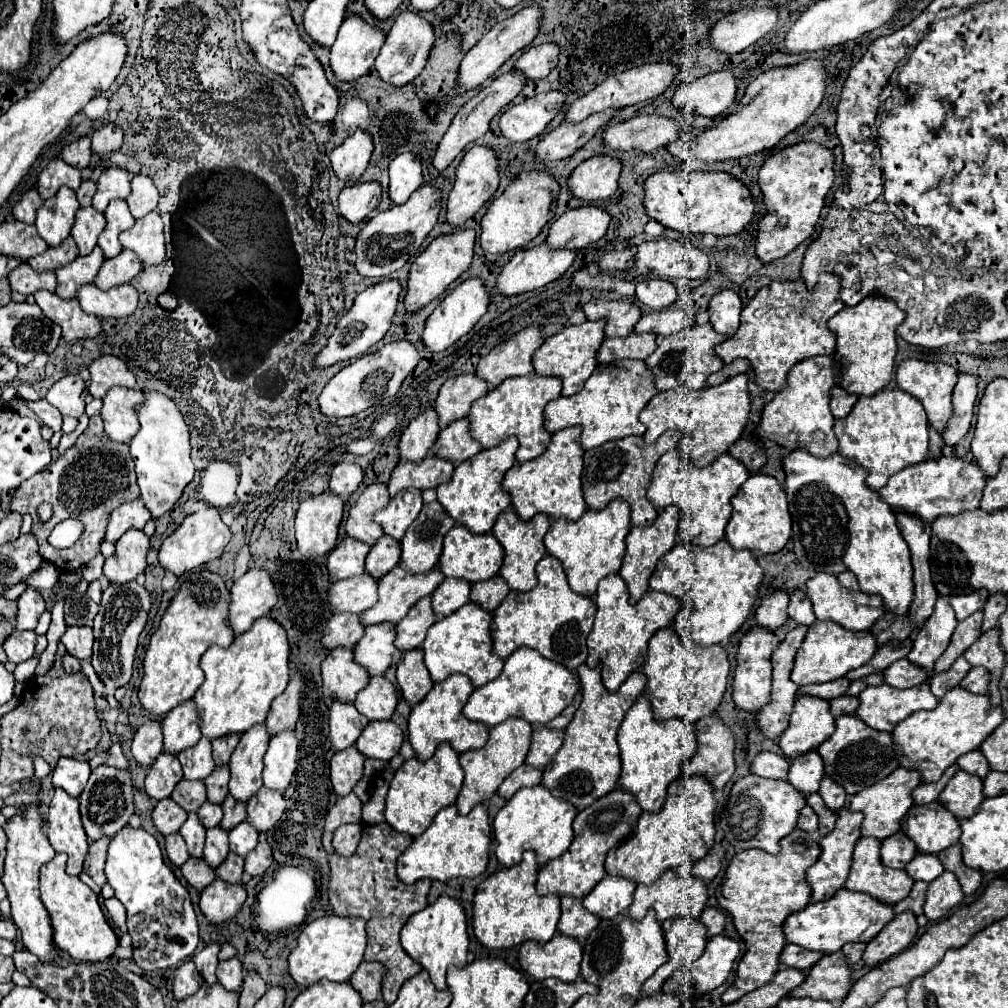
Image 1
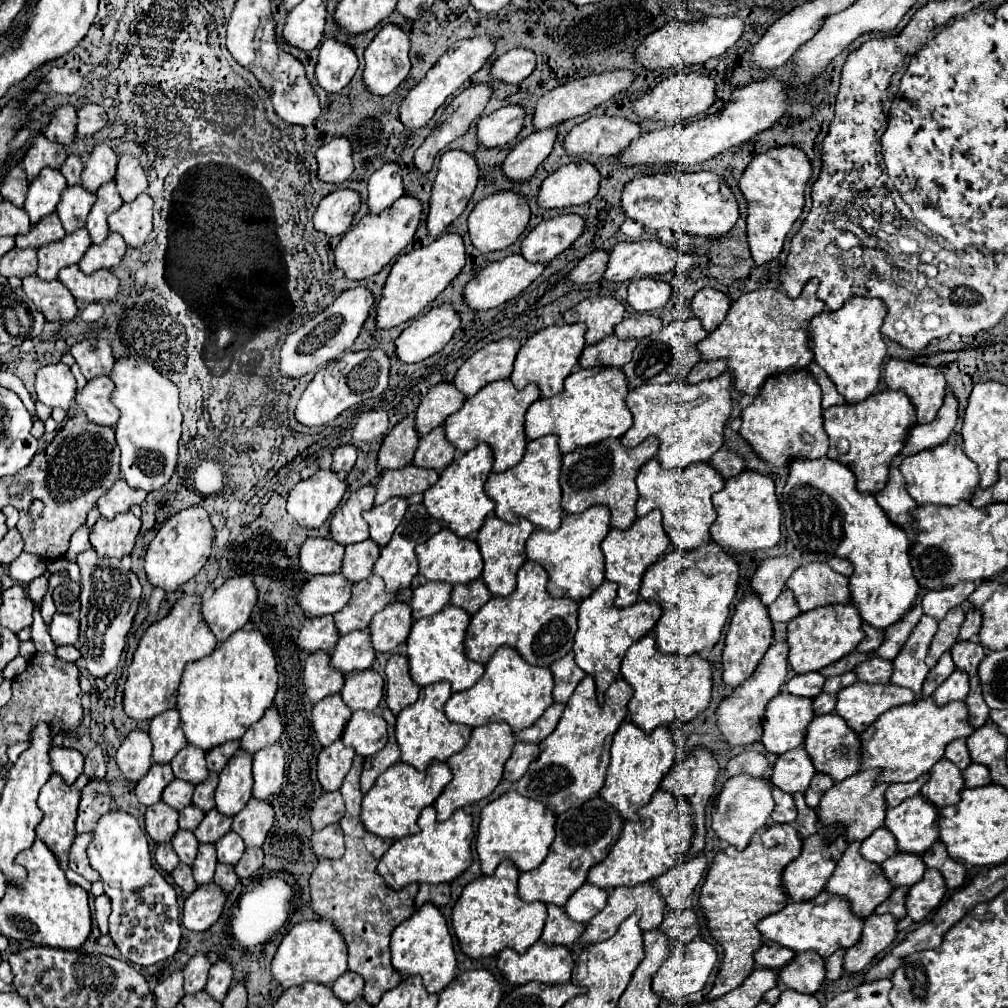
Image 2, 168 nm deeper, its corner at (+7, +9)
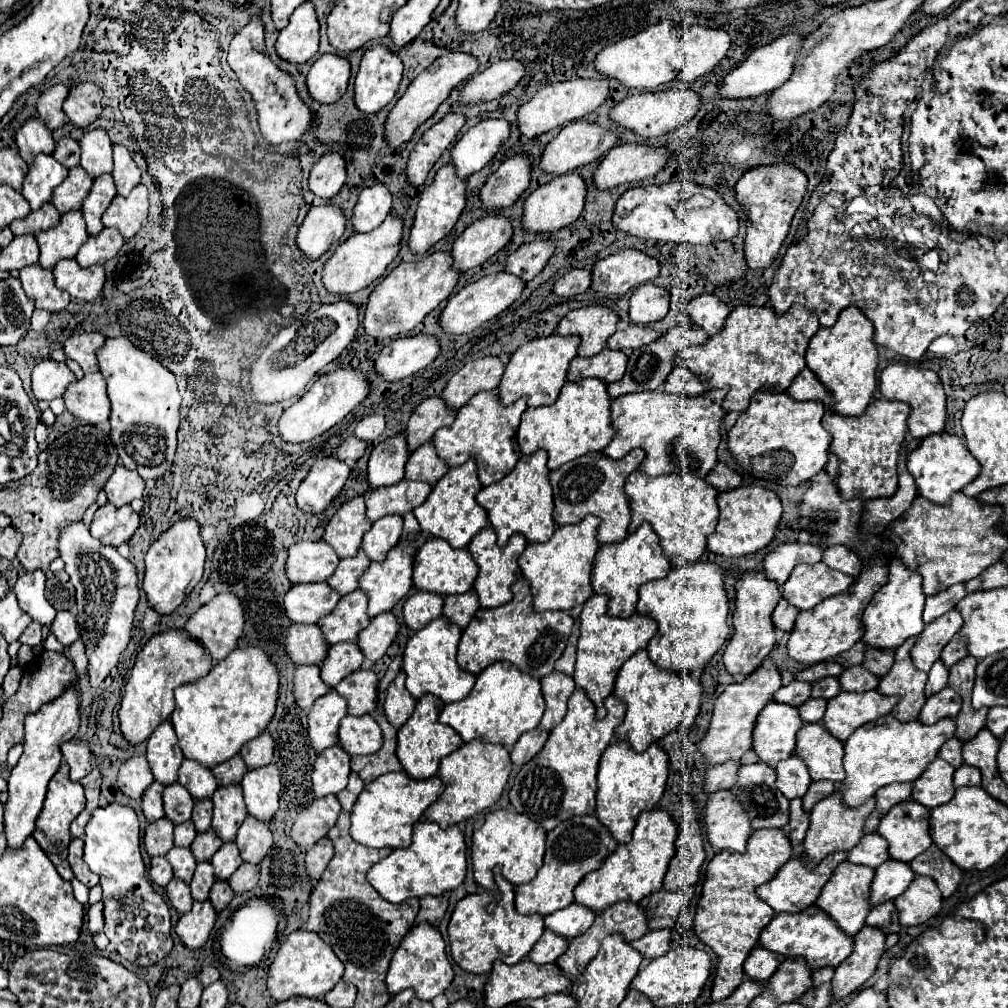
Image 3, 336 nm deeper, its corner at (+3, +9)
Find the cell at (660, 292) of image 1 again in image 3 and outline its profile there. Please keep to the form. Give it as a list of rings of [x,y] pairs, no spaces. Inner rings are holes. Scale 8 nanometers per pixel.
[[[644,283],[630,297],[630,321],[636,325],[648,325],[652,321],[660,321],[668,313],[670,295],[664,287]]]

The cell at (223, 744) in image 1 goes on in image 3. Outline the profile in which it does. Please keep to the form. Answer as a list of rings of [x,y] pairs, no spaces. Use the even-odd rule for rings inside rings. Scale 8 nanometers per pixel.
[[[240,755],[230,757],[228,761],[212,767],[212,773],[214,773],[214,777],[218,779],[218,785],[240,783],[246,771],[248,771],[248,767],[246,767],[246,763],[244,763],[244,759],[242,759]]]

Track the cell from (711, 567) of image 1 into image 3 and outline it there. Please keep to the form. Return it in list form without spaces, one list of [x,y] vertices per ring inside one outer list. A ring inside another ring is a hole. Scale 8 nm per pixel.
[[[696,561],[688,563],[684,567],[672,569],[666,579],[656,579],[640,587],[640,601],[636,607],[636,613],[650,615],[658,621],[658,631],[648,643],[648,657],[662,669],[672,669],[678,673],[692,673],[700,667],[704,667],[712,655],[724,645],[728,639],[730,627],[728,627],[728,593],[724,589],[724,571],[720,565],[712,561]]]

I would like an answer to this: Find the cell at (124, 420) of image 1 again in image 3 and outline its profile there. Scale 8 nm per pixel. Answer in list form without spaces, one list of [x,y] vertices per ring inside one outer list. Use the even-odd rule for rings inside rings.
[[[100,373],[84,375],[80,381],[68,385],[64,401],[66,409],[74,417],[90,425],[98,425],[110,419],[110,399],[106,393],[106,381]]]

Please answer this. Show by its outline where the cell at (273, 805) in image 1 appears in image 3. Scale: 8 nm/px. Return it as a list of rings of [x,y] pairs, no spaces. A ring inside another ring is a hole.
[[[248,815],[244,819],[244,823],[240,825],[240,829],[238,829],[238,835],[236,835],[234,843],[240,849],[242,861],[260,863],[272,847],[270,823],[262,821],[262,819],[256,821],[256,817]]]

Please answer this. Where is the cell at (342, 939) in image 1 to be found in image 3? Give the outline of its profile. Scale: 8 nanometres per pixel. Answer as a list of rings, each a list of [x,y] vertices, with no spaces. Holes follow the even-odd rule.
[[[298,929],[288,935],[284,945],[278,949],[270,971],[268,971],[268,991],[276,1001],[290,999],[292,995],[322,999],[344,975],[344,965],[336,957],[334,949],[324,945],[314,931]]]

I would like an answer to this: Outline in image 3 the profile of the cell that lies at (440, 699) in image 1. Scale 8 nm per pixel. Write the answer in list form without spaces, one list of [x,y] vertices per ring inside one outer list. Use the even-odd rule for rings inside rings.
[[[428,693],[424,695],[418,703],[416,703],[416,709],[412,713],[412,717],[398,729],[398,749],[396,749],[396,757],[398,761],[402,763],[404,771],[414,777],[414,779],[428,779],[428,777],[434,777],[440,769],[440,761],[442,757],[450,755],[452,751],[456,751],[458,747],[462,747],[462,739],[458,737],[458,733],[448,727],[448,725],[442,725],[438,721],[438,715],[440,711],[444,709],[444,701],[438,699],[436,695]]]

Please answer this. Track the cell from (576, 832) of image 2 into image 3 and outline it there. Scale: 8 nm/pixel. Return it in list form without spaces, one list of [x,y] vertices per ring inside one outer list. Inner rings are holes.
[[[578,815],[572,819],[566,819],[560,823],[556,829],[548,833],[546,839],[546,855],[544,855],[544,865],[540,867],[538,875],[524,885],[516,885],[516,911],[524,915],[538,913],[542,917],[568,907],[574,903],[574,887],[580,883],[580,879],[598,869],[608,855],[616,851],[616,841],[608,833],[608,829],[600,823],[596,815]]]

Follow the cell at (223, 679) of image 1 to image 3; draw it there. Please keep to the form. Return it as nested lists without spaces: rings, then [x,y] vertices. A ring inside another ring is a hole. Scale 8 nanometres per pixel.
[[[256,645],[236,647],[226,659],[218,661],[206,677],[192,681],[192,683],[184,683],[182,687],[176,689],[174,695],[176,695],[176,709],[170,717],[170,721],[178,735],[184,757],[200,761],[206,767],[212,767],[212,765],[222,763],[222,761],[230,759],[232,755],[236,755],[244,743],[258,737],[266,729],[266,725],[270,723],[274,709],[276,709],[278,669],[260,647],[256,647]]]

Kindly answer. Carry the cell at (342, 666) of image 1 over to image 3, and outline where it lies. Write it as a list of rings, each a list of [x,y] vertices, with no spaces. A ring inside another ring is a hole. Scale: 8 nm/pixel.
[[[300,665],[294,673],[294,697],[302,709],[310,709],[312,703],[332,691],[320,677],[318,665]]]

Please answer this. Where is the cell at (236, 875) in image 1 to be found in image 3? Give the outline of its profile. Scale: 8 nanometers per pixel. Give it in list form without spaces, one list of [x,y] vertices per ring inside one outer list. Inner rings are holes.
[[[218,879],[218,881],[212,885],[208,899],[212,901],[212,905],[214,905],[216,911],[222,911],[222,909],[232,901],[232,897],[234,897],[234,891],[230,889],[230,883]]]

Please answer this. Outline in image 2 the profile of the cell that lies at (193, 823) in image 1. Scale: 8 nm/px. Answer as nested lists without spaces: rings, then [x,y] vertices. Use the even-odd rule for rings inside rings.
[[[178,831],[172,839],[172,847],[182,863],[192,865],[196,851],[198,851],[198,843],[196,843],[196,837],[192,831]]]

